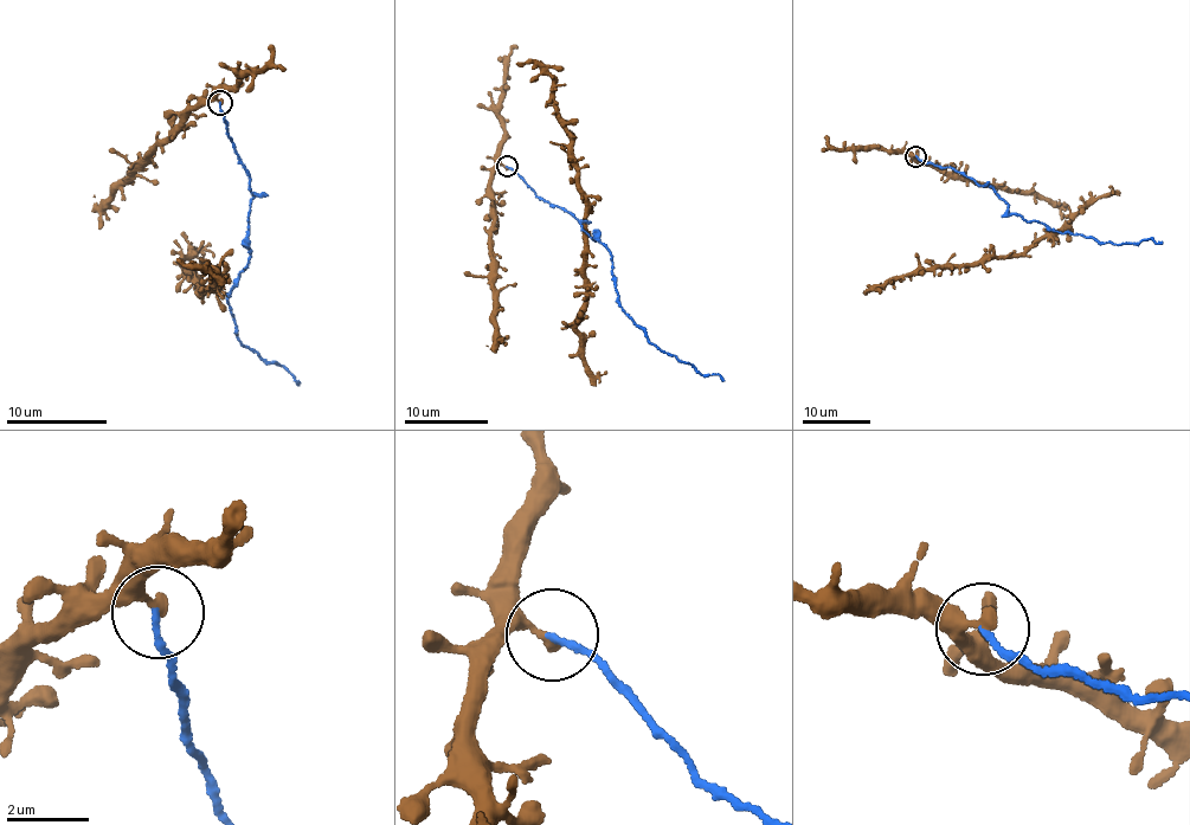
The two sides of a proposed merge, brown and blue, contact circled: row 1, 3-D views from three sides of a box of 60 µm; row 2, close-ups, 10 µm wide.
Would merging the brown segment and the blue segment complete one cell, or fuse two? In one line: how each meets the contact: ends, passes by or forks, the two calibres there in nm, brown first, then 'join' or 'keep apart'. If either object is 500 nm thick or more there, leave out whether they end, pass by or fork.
brown ends; blue ends; calibres 300 and 140 nm; keep apart

